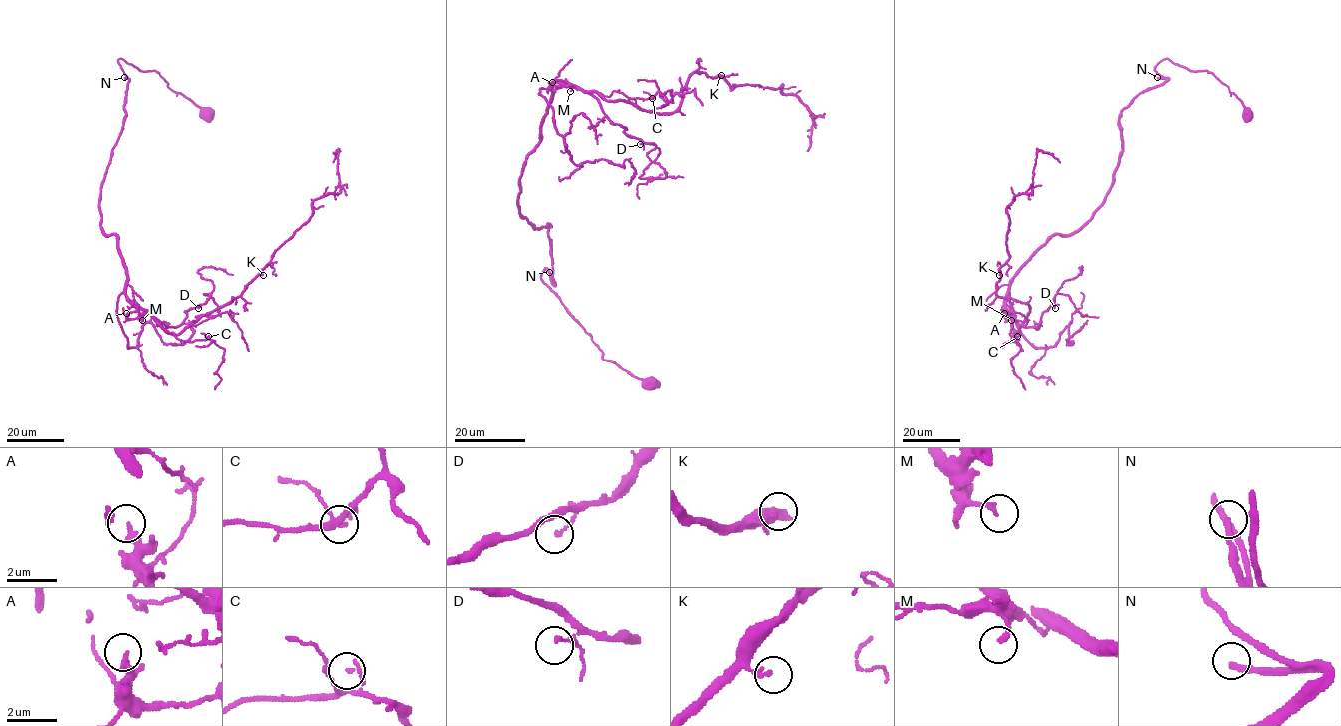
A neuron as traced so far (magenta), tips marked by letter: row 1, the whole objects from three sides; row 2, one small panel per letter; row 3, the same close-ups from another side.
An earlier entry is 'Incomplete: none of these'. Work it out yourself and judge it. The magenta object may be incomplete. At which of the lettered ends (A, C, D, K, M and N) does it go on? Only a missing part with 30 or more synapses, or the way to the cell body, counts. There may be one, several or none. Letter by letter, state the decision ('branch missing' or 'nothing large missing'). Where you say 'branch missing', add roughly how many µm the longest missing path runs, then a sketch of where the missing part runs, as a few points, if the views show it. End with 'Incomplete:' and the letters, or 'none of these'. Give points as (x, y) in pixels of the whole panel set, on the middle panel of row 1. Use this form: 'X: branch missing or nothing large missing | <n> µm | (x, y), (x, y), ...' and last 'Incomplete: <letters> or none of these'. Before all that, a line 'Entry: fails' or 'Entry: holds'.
Entry: fails
A: nothing large missing
C: nothing large missing
D: nothing large missing
K: nothing large missing
M: nothing large missing
N: branch missing | 160 µm | (549, 272), (519, 237), (554, 151), (529, 103), (538, 55), (557, 24), (595, 4)
Incomplete: N

